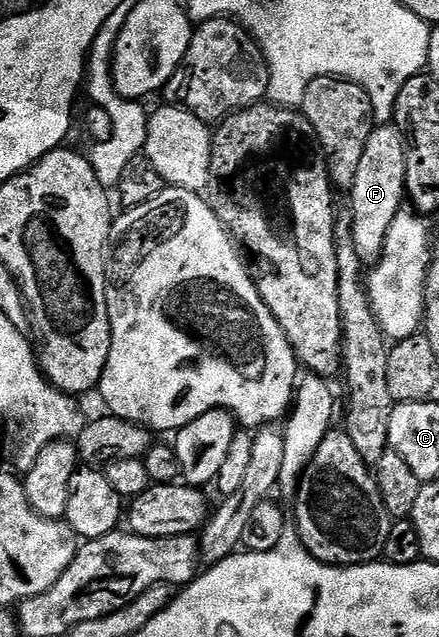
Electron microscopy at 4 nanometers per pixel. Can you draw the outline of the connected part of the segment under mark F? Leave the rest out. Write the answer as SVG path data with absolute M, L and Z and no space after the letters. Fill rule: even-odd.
M394 124L376 125L365 143L357 176L349 191L349 211L352 216L353 243L363 264L378 262L385 248L385 236L405 204L407 188L407 144L399 127Z

